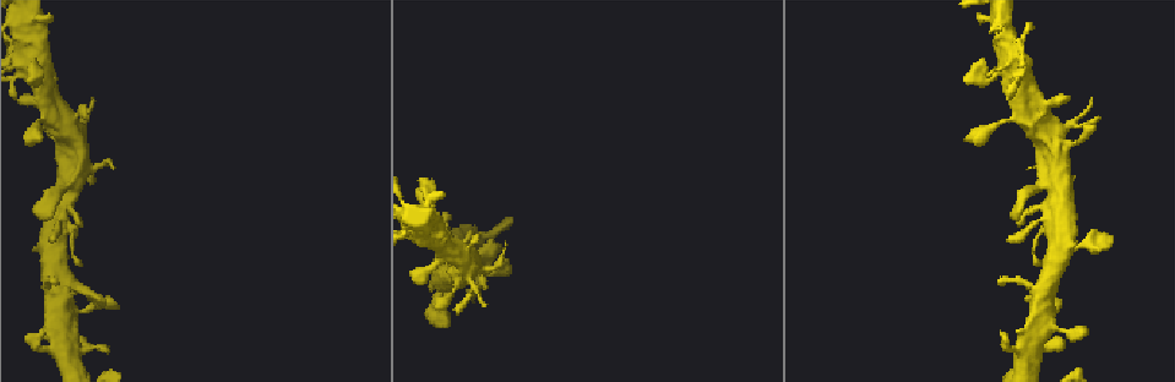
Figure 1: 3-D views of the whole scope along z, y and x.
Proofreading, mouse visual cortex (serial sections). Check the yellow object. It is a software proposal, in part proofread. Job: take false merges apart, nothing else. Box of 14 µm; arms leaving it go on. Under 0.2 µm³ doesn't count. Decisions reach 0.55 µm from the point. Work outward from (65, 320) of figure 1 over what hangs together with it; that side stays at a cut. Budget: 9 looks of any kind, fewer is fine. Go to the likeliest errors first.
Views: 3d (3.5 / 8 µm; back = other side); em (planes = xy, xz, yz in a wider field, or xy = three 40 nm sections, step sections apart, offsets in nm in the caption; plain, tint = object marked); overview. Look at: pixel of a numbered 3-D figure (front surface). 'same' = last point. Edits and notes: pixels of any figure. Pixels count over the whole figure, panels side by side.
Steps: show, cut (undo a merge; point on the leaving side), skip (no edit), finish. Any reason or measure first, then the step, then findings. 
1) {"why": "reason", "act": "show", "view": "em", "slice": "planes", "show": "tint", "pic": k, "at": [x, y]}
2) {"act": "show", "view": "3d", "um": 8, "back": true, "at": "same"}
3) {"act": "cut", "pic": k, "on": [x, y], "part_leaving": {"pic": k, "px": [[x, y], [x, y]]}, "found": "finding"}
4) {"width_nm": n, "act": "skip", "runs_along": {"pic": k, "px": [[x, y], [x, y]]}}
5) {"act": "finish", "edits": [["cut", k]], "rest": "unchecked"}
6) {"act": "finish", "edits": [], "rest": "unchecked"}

{"why": "abrupt turn", "act": "show", "view": "3d", "um": 3.5, "pic": 1, "at": [1048, 277]}

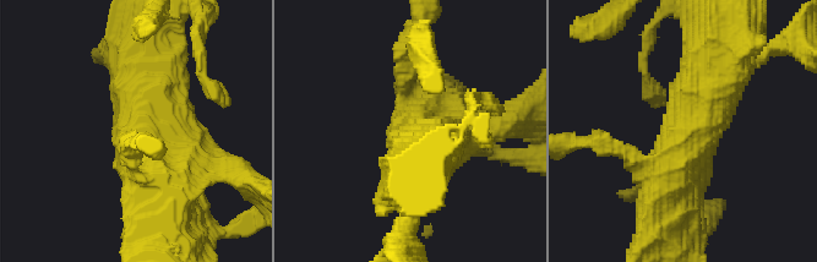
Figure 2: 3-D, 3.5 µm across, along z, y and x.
{"why": "now the EM", "act": "show", "view": "em", "slice": "planes", "show": "tint", "pic": 2, "at": [685, 141]}

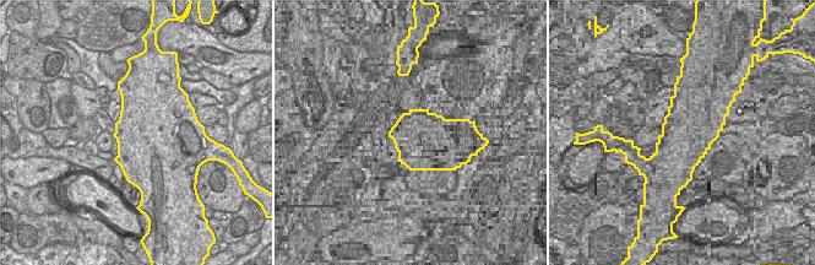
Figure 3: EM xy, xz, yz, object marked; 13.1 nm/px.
{"act": "skip", "runs_along": {"pic": 2, "px": [[665, 218], [668, 176], [718, 71]]}, "found": "continuous, no second cell"}

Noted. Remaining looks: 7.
{"act": "show", "view": "3d", "um": 3.5, "pic": 1, "at": [58, 118]}

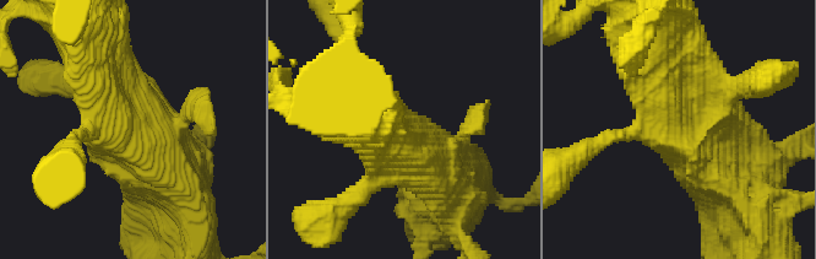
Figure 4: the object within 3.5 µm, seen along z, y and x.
{"act": "show", "view": "em", "slice": "xy", "step": 2, "show": "tint", "pic": 4, "at": [125, 131]}

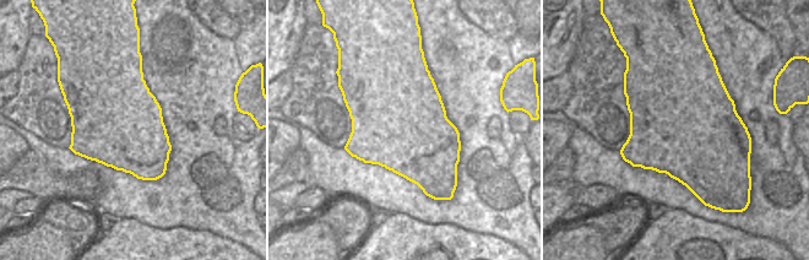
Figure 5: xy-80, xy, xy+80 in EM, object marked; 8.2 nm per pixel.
{"act": "skip", "runs_along": {"pic": 4, "px": [[172, 178], [145, 118], [96, 47]]}, "found": "one cell here"}

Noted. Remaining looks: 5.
{"why": "abrupt turn", "act": "show", "view": "3d", "um": 8, "pic": 1, "at": [22, 64]}

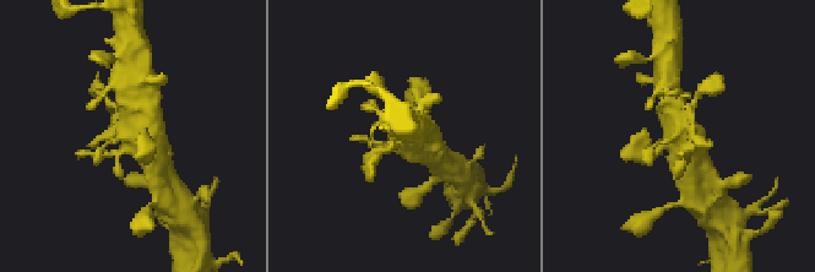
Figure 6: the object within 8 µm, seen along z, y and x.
{"why": "now the EM", "act": "show", "view": "em", "slice": "xy", "step": 5, "show": "tint", "pic": 6, "at": [676, 137]}

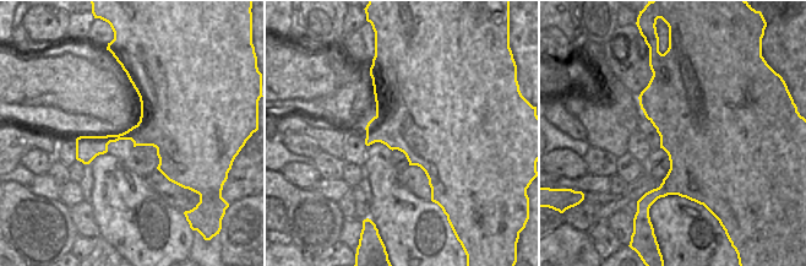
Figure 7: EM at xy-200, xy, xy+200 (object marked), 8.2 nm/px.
{"act": "skip", "runs_along": {"pic": 6, "px": [[158, 167], [137, 136], [135, 105]]}, "found": "continuous, no second cell"}

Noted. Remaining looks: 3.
{"why": "sharp bend", "act": "show", "view": "3d", "um": 3.5, "pic": 1, "at": [69, 351]}

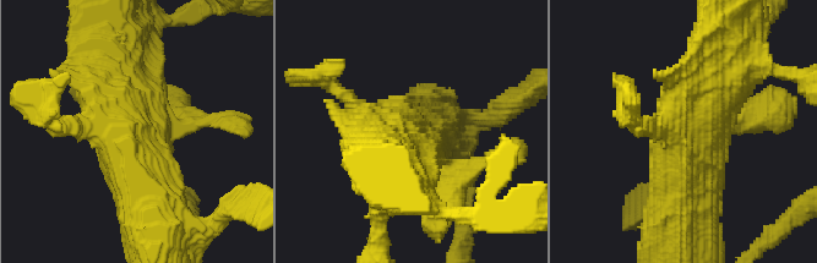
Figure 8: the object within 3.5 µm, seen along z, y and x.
{"why": "need the tissue", "act": "show", "view": "em", "slice": "xy", "step": 1, "show": "tint", "pic": 8, "at": [696, 132]}

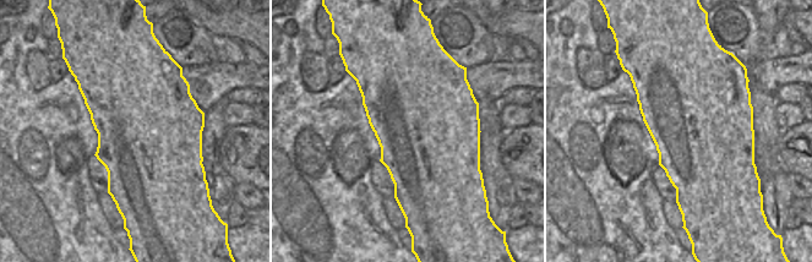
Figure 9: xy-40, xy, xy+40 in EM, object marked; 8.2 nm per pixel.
{"act": "skip", "runs_along": {"pic": 8, "px": [[724, 43], [680, 209]]}, "found": "continuous, no second cell"}

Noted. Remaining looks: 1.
{"act": "finish", "edits": [], "rest": "unchecked"}

